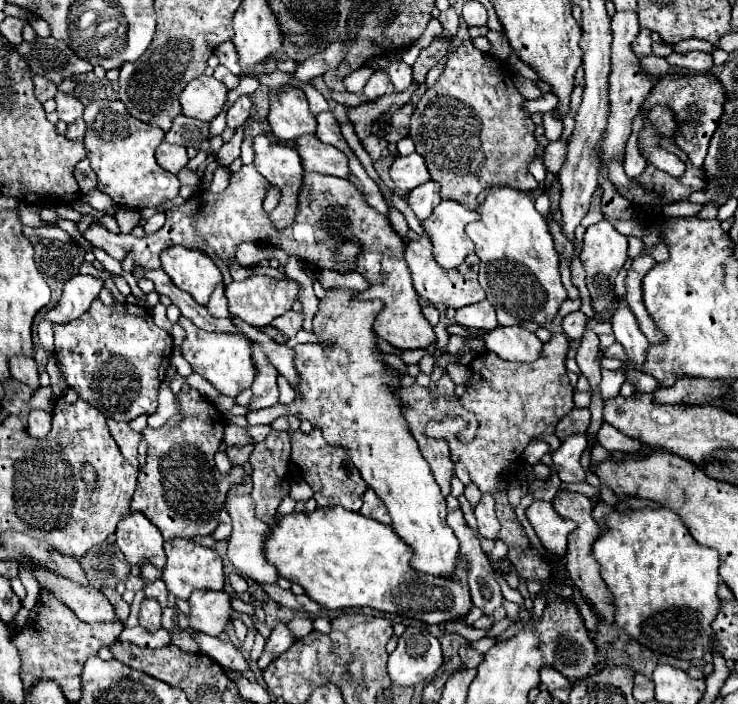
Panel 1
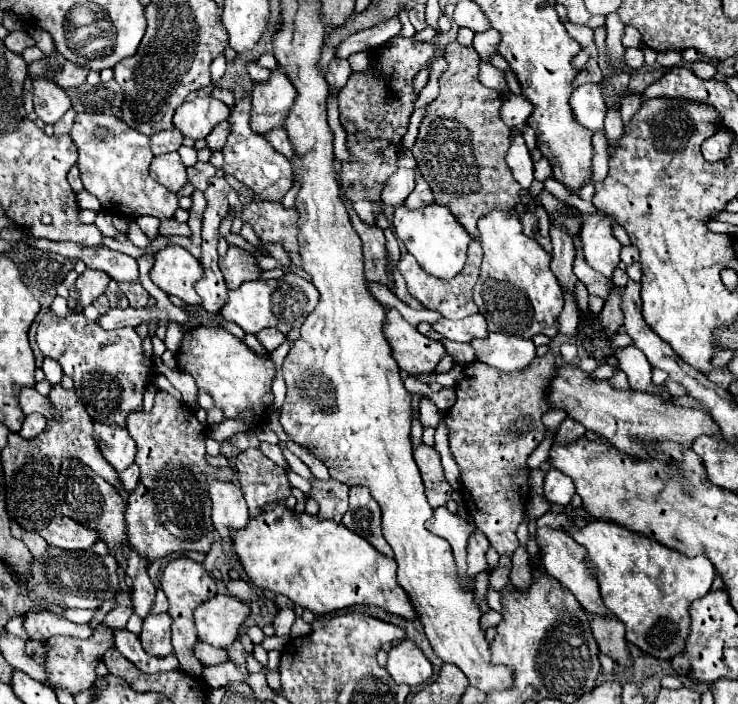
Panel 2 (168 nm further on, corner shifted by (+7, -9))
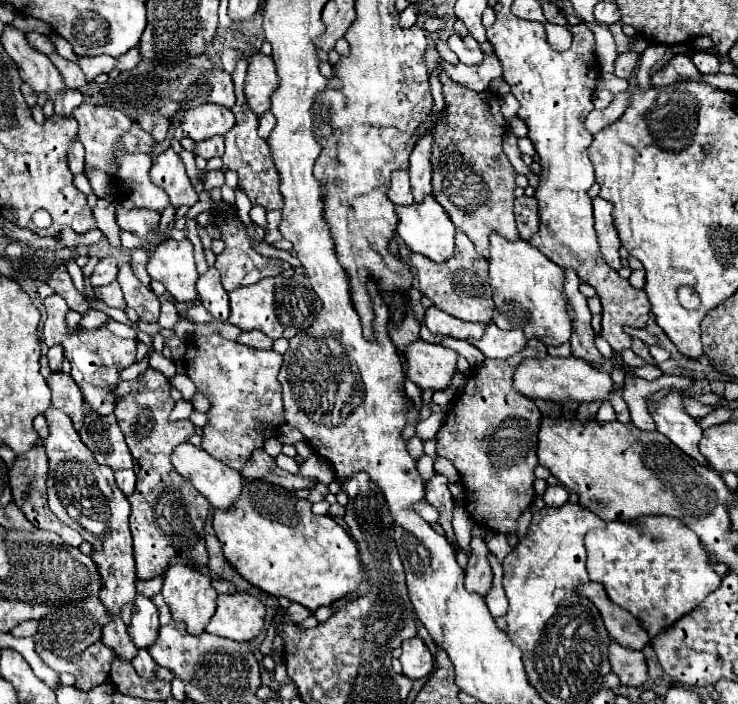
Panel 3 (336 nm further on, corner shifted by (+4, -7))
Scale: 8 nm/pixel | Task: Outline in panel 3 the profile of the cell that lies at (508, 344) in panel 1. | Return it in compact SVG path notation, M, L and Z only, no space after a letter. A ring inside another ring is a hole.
M488 322L486 324L486 332L482 338L474 340L472 342L486 358L498 358L498 360L504 360L504 358L510 358L514 356L516 352L520 352L524 346L526 346L526 338L520 330L510 330L510 332L504 332L500 330L494 322Z

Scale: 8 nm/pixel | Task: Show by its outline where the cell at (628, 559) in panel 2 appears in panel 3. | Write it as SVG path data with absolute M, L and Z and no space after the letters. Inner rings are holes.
M650 515L634 523L608 522L604 530L588 532L586 550L590 580L602 584L614 604L638 618L646 626L650 638L692 612L720 586L720 576L708 564L700 540L678 518ZM638 526L658 526L656 538L640 534Z

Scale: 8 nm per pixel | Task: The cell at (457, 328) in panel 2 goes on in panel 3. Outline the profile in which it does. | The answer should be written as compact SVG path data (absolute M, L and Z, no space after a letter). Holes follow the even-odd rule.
M430 306L426 310L426 318L424 318L428 330L432 334L442 334L442 336L450 336L450 338L460 338L460 340L470 340L470 338L480 338L486 330L486 324L474 324L474 322L464 322L464 320L456 320L450 314L444 314L442 310L438 310L436 306Z

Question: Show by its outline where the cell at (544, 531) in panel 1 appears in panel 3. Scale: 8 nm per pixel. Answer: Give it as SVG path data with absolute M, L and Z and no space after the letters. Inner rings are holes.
M588 582L580 586L578 592L586 594L596 604L606 624L606 630L614 642L618 642L624 648L632 648L632 650L642 650L646 644L650 644L650 638L644 626L640 626L640 622L630 612L610 602L608 594L604 592L600 584Z

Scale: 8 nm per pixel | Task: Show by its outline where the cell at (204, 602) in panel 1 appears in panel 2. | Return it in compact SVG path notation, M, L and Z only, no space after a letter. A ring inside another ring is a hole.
M213 596L197 606L193 612L199 640L215 646L227 648L239 634L239 626L249 614L249 606L233 596Z

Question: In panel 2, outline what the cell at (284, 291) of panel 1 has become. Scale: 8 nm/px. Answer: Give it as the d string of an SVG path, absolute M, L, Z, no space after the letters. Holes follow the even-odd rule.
M285 274L279 280L255 280L243 282L237 290L229 290L227 304L221 310L221 316L227 322L235 322L247 334L257 334L263 328L277 328L287 334L293 328L299 328L303 320L315 310L319 304L319 292L311 282L299 278L297 274Z

